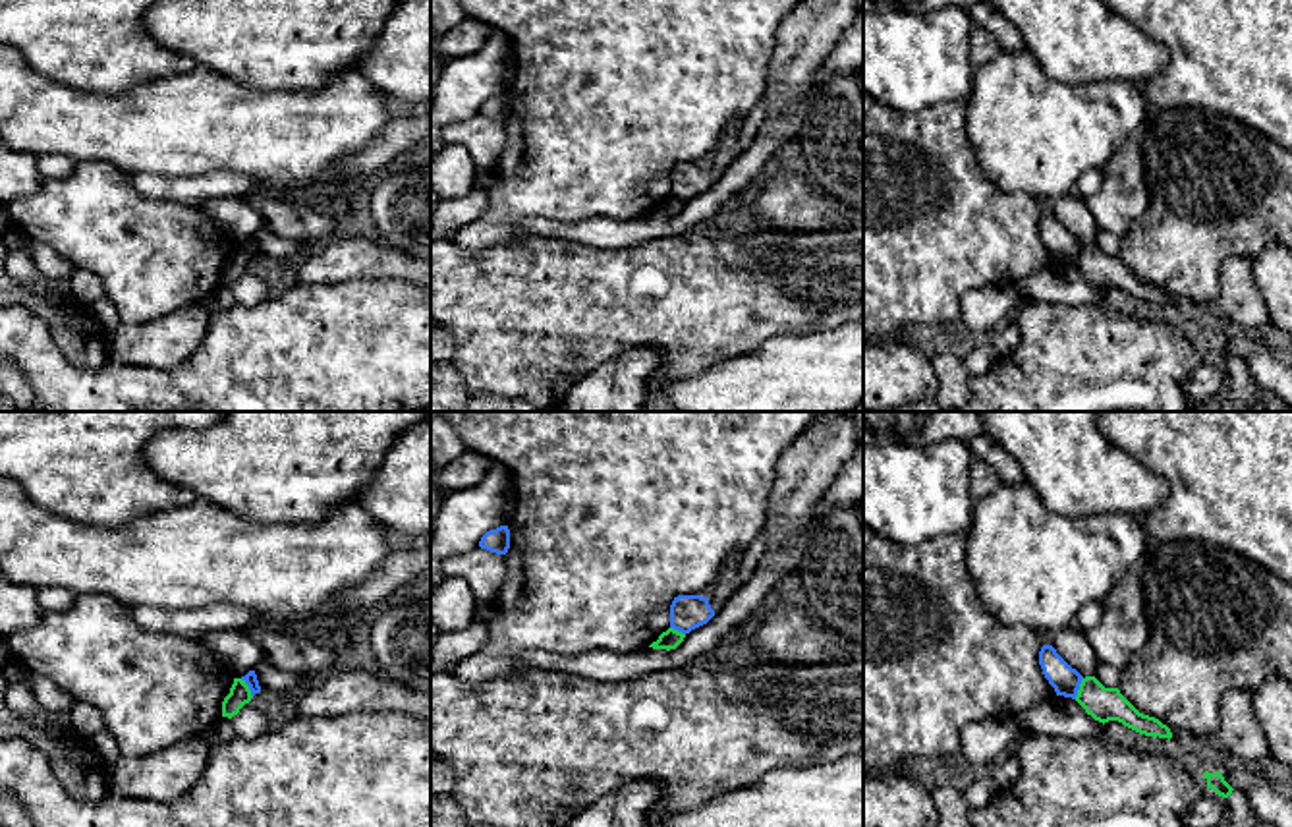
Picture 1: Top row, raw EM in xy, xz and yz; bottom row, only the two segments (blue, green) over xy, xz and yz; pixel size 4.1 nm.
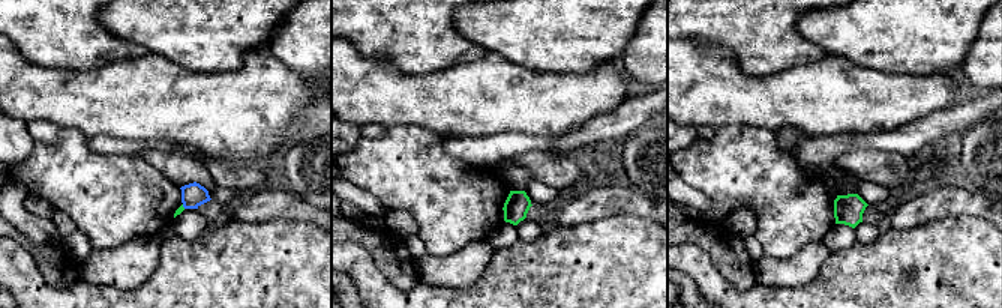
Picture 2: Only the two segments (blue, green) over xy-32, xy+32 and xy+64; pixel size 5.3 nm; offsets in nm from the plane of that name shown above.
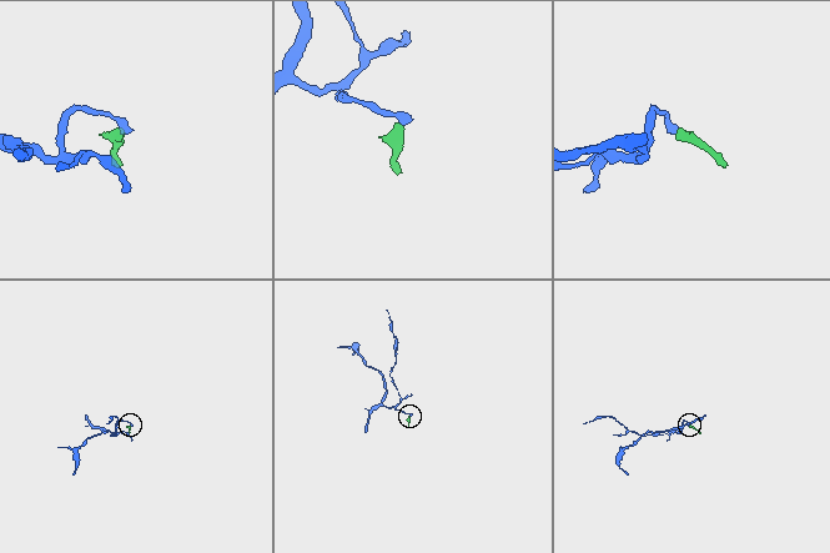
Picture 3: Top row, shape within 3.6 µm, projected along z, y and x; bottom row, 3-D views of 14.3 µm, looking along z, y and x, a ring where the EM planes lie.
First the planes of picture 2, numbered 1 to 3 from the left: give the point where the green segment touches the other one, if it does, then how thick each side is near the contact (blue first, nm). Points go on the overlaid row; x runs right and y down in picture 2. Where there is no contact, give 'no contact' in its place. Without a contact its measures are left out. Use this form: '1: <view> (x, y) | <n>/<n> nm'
1: xy-32 (183, 206) | 130/40 nm
2: no contact
3: no contact

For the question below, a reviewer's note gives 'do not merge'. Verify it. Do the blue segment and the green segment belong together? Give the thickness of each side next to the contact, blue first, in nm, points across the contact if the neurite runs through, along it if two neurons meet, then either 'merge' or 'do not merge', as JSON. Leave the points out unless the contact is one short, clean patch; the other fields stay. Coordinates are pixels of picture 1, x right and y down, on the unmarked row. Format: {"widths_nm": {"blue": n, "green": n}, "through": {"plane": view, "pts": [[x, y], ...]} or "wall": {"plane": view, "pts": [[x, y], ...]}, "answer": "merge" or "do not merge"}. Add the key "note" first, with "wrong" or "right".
{"note": "right", "widths_nm": {"blue": 120, "green": 140}, "wall": {"plane": "yz", "pts": [[1084, 246], [1074, 265]]}, "answer": "do not merge"}

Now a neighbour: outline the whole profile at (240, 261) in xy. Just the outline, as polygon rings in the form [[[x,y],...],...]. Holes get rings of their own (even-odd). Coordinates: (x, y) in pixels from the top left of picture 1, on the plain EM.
[[[234,245],[230,261],[222,269],[222,284],[232,286],[239,276],[251,269],[251,257],[241,245]]]

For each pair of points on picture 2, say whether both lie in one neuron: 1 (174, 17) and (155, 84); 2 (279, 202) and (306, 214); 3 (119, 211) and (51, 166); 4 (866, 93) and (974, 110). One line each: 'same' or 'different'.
1: different
2: same
3: same
4: different

